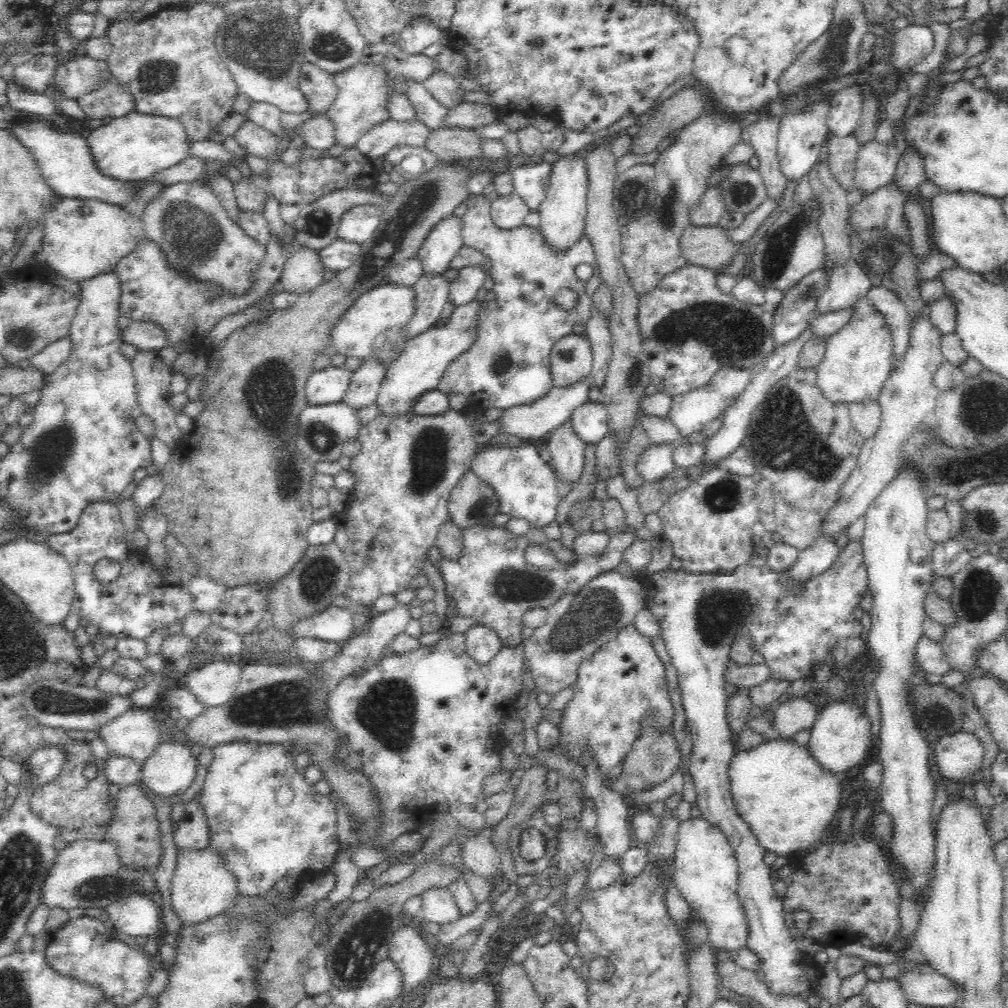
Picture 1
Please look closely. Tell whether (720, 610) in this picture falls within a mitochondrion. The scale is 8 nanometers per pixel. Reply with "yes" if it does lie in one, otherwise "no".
yes

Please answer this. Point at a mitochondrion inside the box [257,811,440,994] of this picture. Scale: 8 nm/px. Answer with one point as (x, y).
(361, 947)

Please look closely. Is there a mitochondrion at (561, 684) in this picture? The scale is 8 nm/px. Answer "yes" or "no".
no

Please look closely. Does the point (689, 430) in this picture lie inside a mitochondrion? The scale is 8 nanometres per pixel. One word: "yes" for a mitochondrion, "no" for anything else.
no

